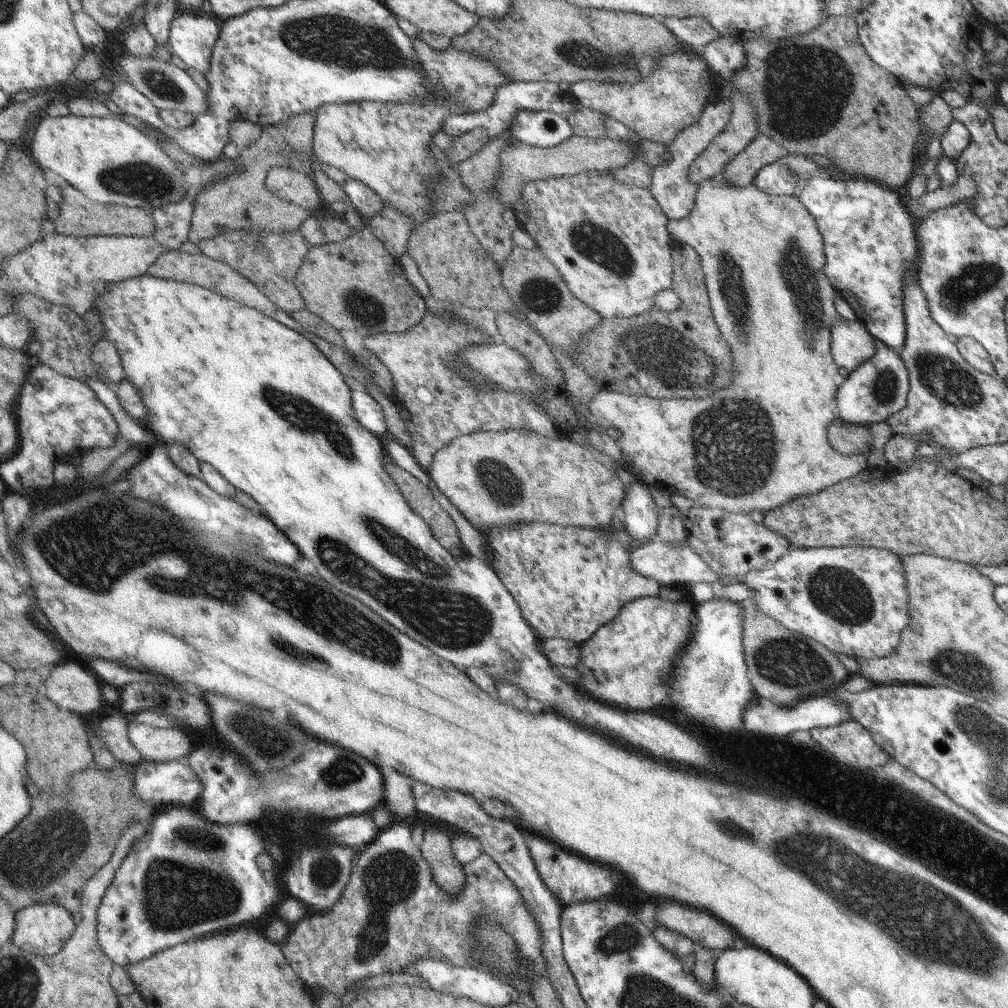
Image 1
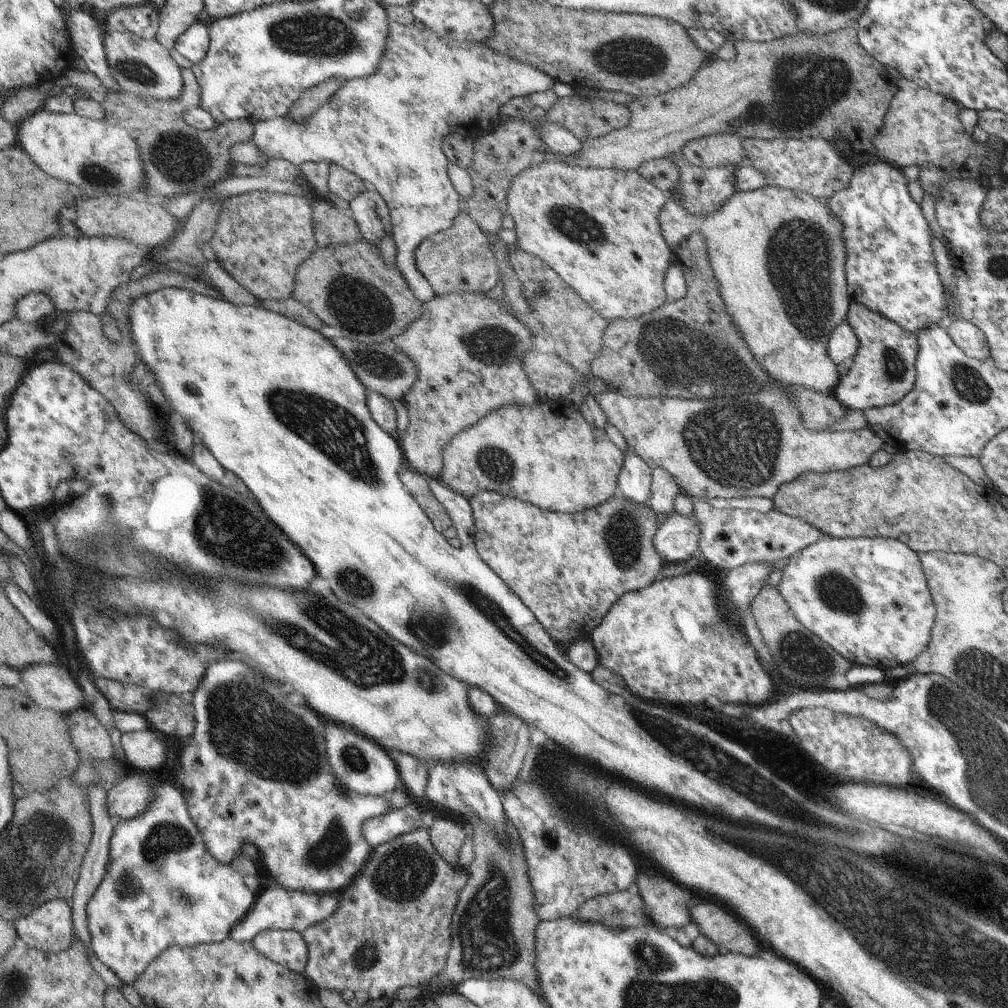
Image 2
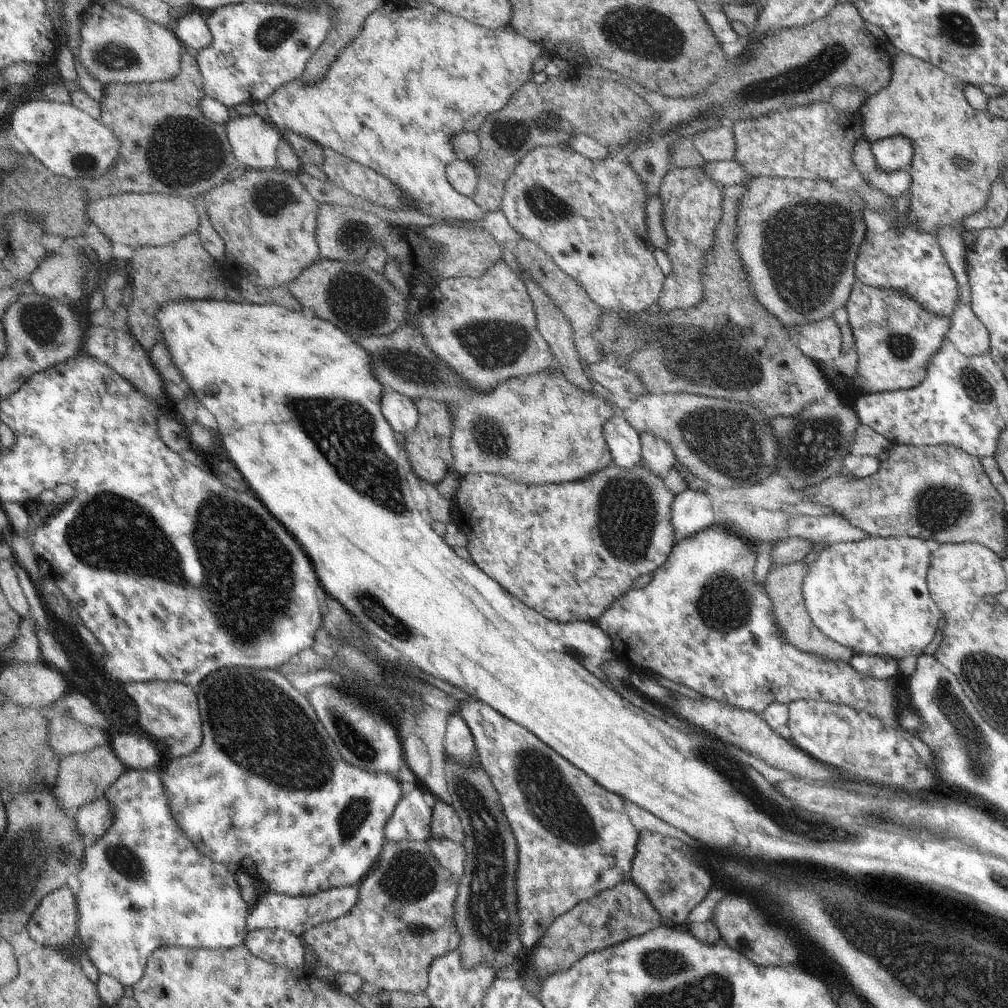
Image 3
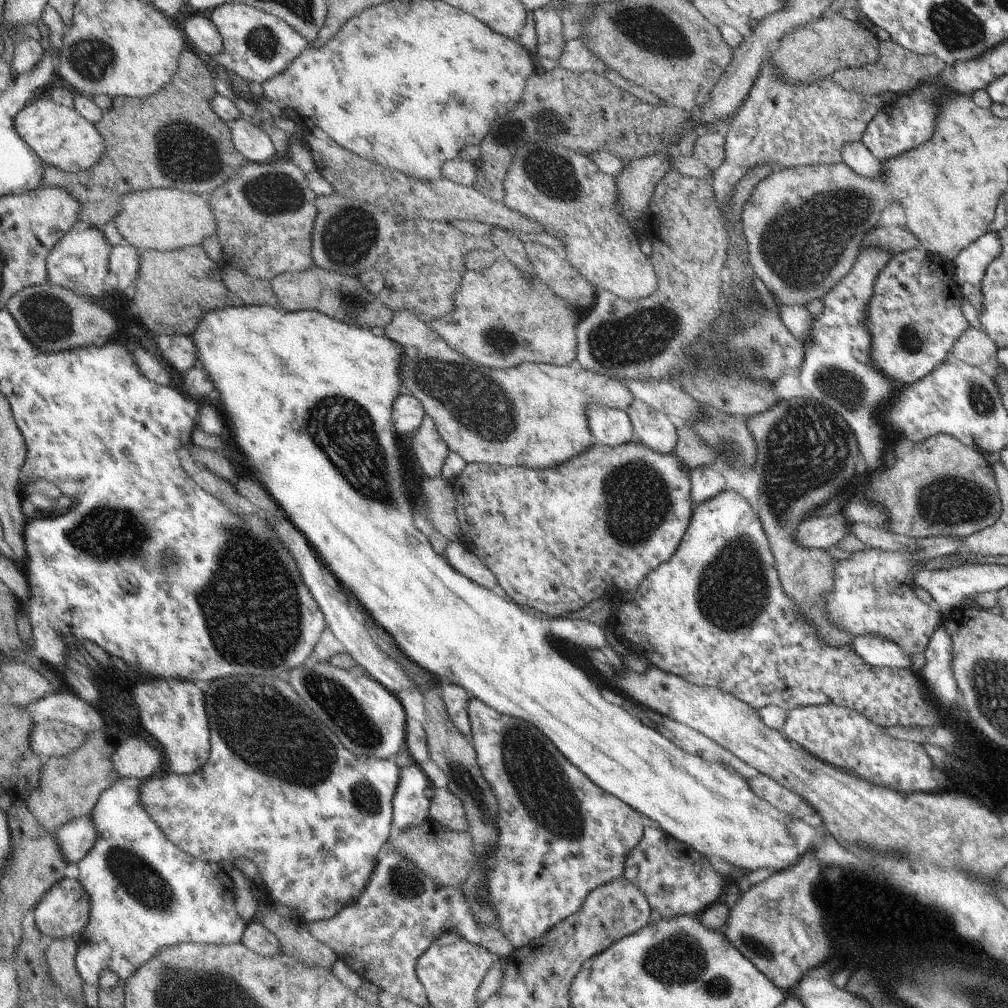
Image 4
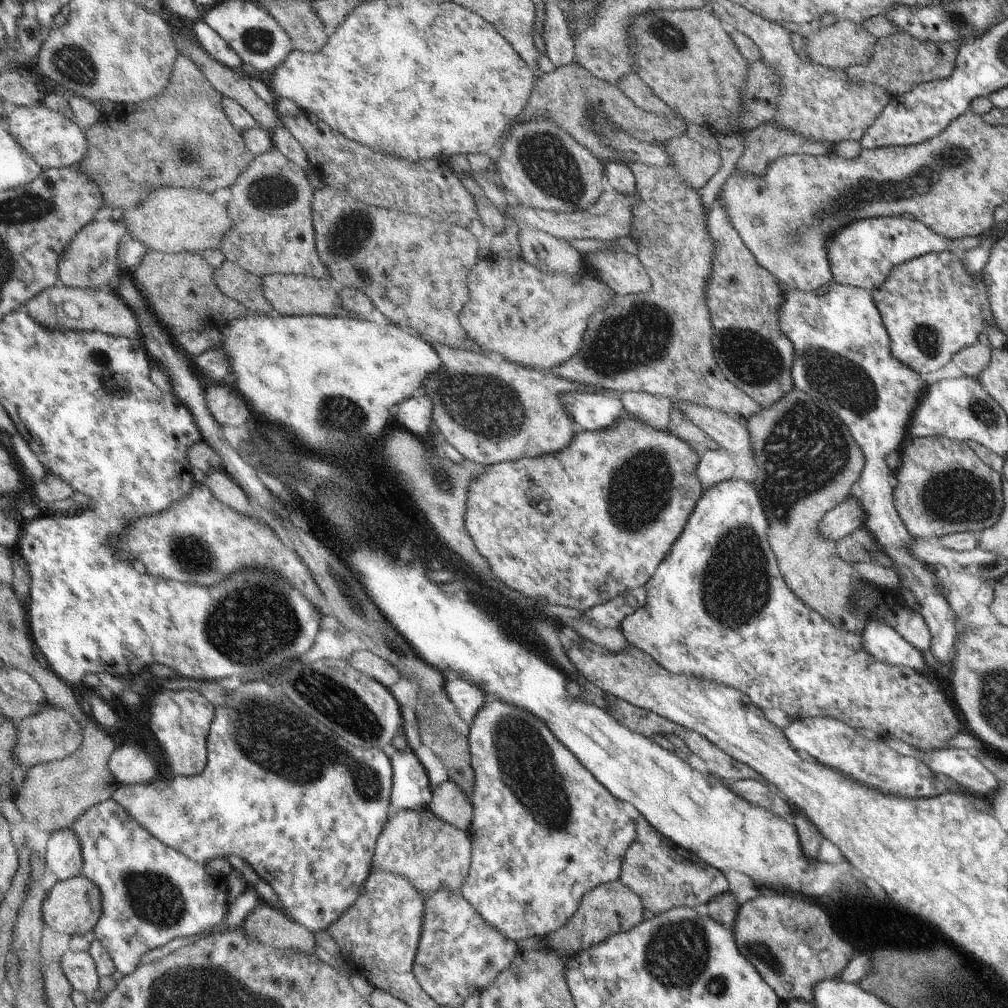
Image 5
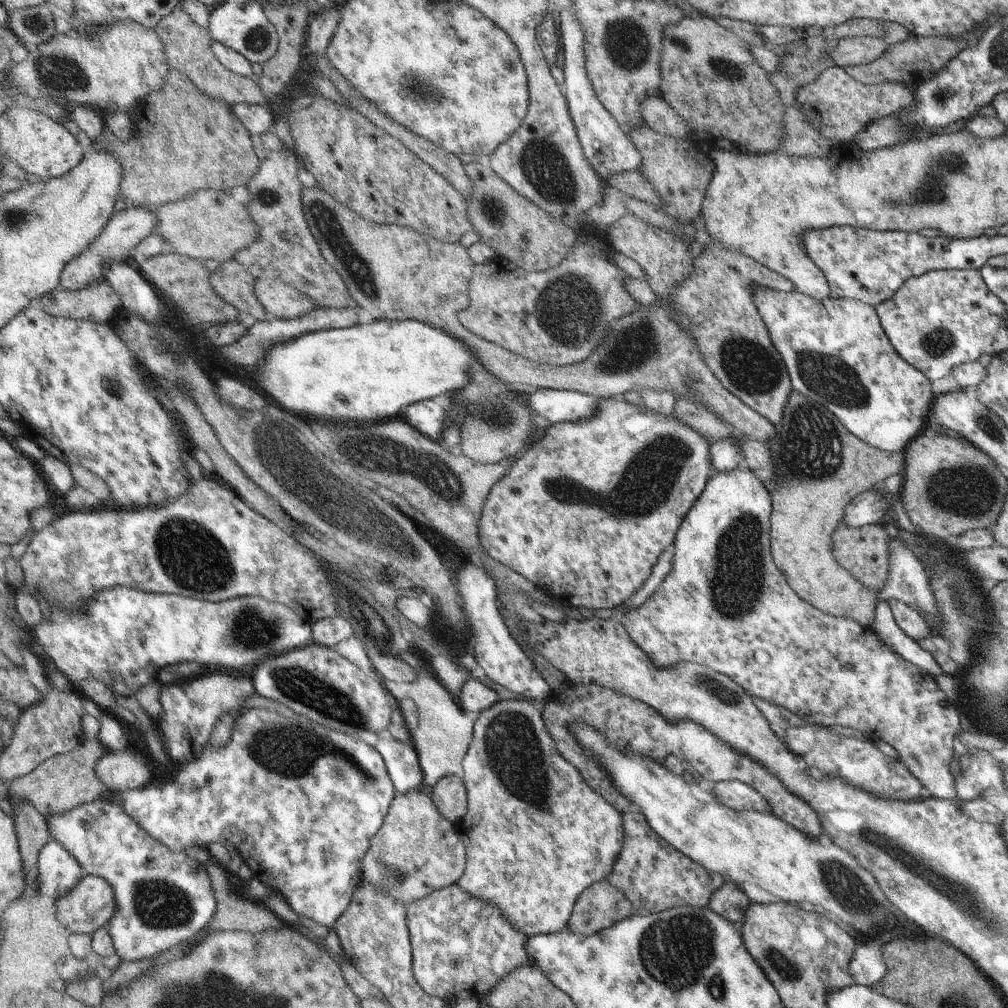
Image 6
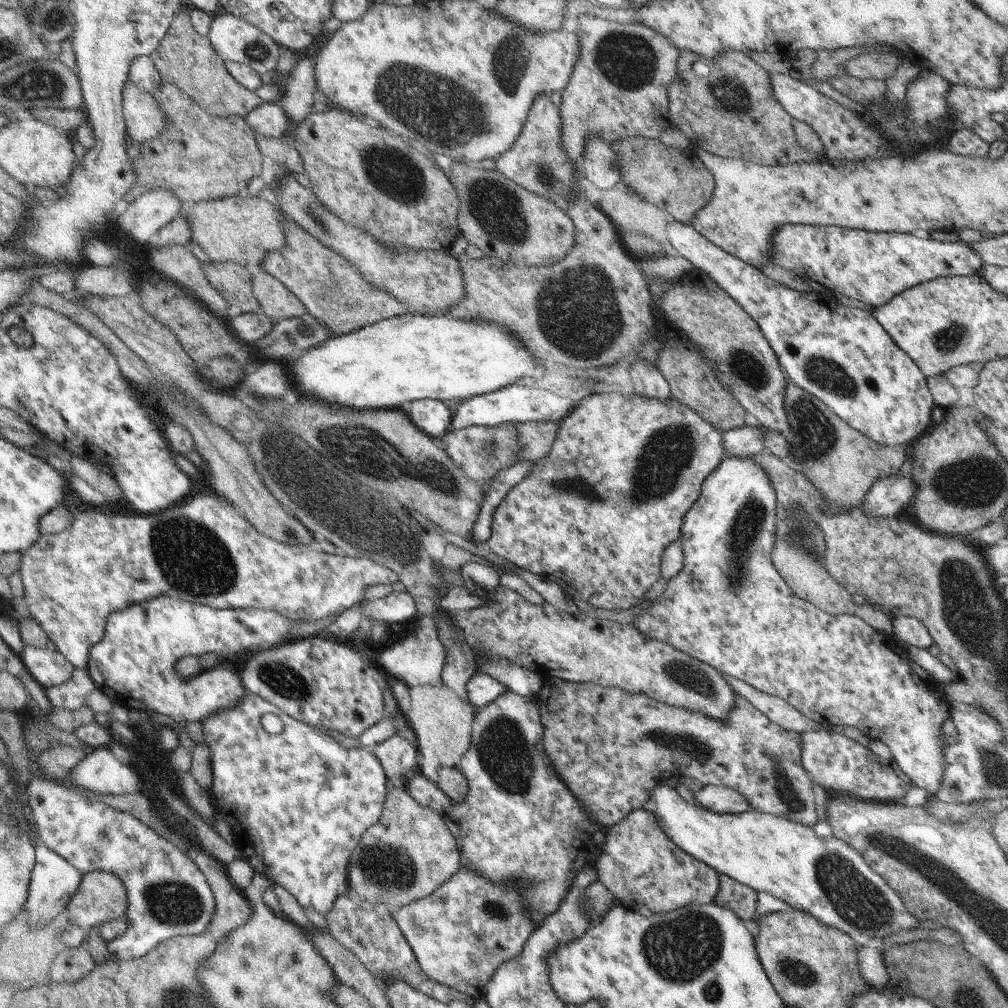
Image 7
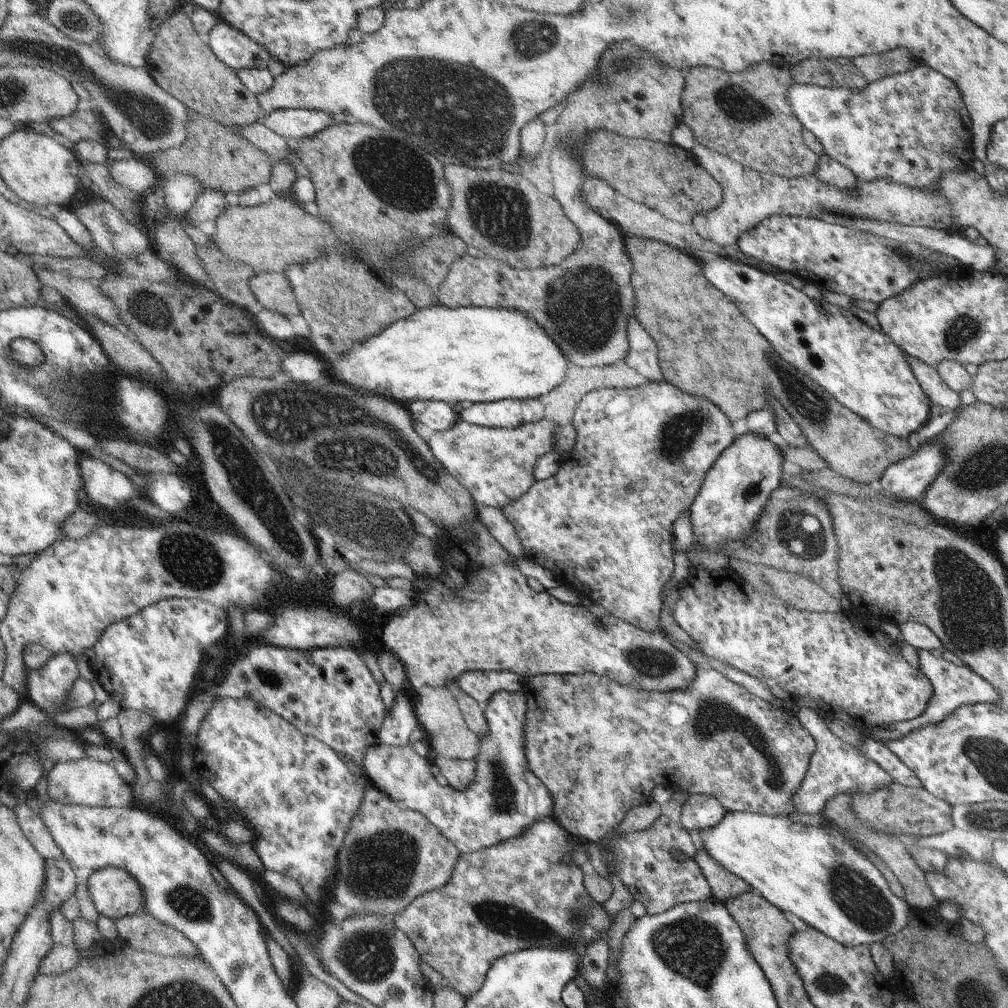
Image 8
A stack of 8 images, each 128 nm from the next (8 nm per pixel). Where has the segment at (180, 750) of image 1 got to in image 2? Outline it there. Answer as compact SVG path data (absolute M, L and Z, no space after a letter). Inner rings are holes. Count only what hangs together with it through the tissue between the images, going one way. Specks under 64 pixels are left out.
M149 728L121 734L120 746L126 762L135 772L155 772L167 760L167 740Z

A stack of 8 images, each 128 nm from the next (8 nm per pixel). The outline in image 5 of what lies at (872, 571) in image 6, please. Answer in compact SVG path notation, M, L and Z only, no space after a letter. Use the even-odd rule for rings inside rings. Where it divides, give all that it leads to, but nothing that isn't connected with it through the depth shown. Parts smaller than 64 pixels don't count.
M865 526L855 529L849 536L837 540L835 544L841 560L851 566L851 563L866 563L874 560L872 553L879 549L874 536Z

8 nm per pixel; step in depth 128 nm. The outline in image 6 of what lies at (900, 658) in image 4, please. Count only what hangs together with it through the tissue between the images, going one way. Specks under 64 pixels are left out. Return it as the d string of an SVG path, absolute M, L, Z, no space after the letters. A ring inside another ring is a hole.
M877 601L875 618L869 626L875 636L886 644L893 653L898 654L903 660L910 662L913 666L929 672L931 676L941 674L941 669L926 650L923 650L917 642L909 638L895 624L891 609L885 601Z

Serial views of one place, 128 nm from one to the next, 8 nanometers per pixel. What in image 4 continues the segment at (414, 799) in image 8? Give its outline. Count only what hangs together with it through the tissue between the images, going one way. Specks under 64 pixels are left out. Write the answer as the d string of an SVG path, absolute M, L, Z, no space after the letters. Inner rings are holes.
M472 697L468 700L468 719L471 721L470 743L476 754L476 763L479 767L485 782L488 782L491 794L495 797L498 804L498 815L496 823L498 826L498 839L494 848L494 857L488 858L490 871L486 872L486 893L492 911L495 913L496 927L504 934L505 938L512 944L514 949L525 947L529 942L535 942L544 932L551 930L557 923L568 916L575 914L584 904L584 900L595 888L611 882L613 879L621 877L621 870L624 870L623 862L626 862L631 848L640 842L641 838L641 818L637 812L633 812L627 804L621 800L605 794L601 788L597 788L593 782L589 782L573 764L569 764L557 750L555 746L531 724L515 717L503 716L497 714L495 710L485 706L484 701Z

